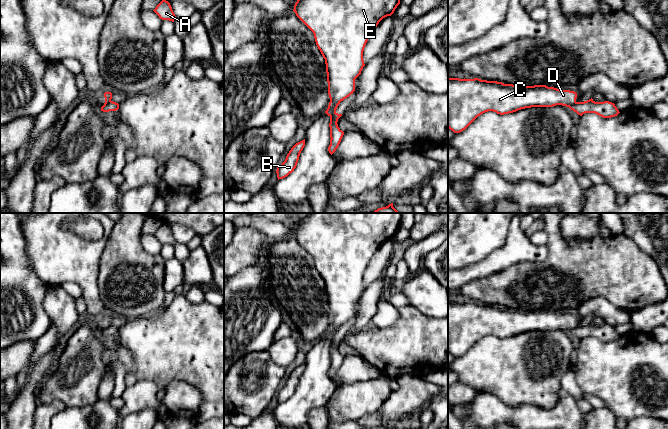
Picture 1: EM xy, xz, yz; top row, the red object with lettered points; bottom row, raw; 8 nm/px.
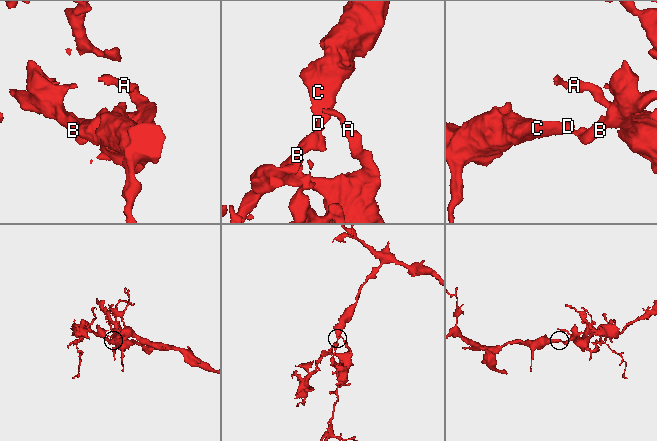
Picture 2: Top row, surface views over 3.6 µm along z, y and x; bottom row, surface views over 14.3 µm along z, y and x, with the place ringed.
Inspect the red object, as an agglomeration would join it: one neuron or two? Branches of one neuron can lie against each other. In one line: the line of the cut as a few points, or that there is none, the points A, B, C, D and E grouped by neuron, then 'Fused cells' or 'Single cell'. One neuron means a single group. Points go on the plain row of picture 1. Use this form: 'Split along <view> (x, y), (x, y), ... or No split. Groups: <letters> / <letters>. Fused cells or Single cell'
Split along xy (111, 325), (104, 329). Groups: A B / C D E. Fused cells

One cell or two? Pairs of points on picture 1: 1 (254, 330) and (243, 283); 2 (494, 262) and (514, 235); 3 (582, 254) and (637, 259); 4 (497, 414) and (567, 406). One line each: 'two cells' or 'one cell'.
1: one cell
2: one cell
3: one cell
4: one cell

